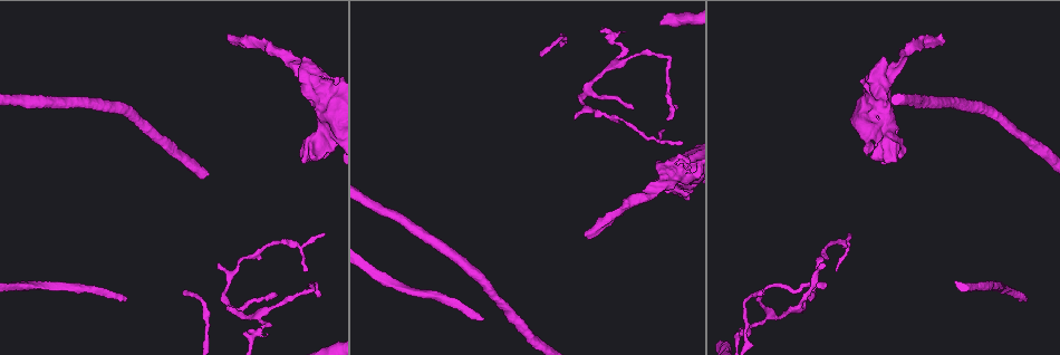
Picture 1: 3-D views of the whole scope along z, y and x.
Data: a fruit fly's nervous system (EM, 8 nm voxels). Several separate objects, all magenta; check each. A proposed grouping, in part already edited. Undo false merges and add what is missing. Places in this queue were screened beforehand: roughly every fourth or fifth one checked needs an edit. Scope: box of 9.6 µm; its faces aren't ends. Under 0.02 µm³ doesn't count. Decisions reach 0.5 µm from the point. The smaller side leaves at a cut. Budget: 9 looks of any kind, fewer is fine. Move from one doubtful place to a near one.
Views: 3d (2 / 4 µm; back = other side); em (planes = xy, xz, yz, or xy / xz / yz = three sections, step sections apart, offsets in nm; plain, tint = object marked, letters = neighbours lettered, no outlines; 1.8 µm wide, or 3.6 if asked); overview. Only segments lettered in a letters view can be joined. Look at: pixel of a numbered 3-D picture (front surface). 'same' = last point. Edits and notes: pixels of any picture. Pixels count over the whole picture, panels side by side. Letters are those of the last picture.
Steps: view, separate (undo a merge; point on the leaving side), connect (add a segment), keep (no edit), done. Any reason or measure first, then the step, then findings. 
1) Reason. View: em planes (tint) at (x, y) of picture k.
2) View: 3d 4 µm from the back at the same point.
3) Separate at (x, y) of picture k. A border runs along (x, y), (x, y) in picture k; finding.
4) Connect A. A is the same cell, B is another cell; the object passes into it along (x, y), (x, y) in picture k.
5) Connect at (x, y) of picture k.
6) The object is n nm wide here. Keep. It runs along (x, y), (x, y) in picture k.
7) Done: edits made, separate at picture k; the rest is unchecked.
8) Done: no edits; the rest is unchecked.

An open end. View: 3d 2 µm at (873, 157) of picture 1.

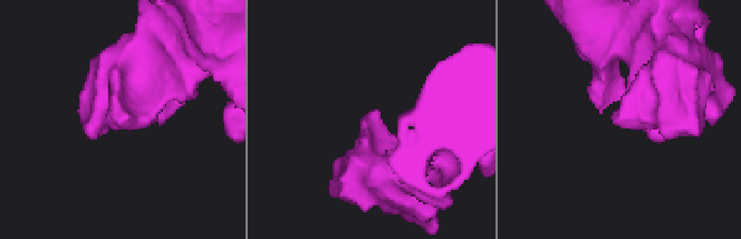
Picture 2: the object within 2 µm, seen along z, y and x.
Need the tissue. View: em xz step 16 (tint) at (117, 119) of picture 2.

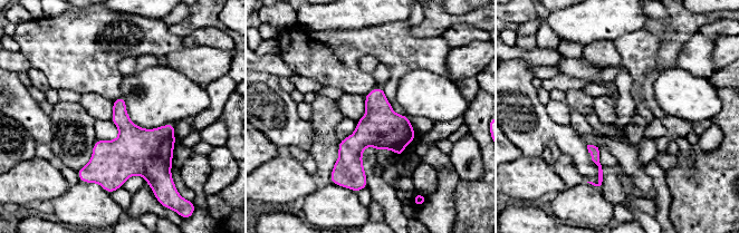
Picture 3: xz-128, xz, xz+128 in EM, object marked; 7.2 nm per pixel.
View: em planes (letters) at the same point.

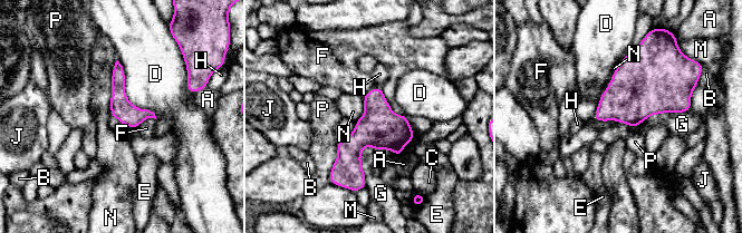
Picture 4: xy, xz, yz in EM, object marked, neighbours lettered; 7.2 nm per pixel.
The object is 160 nm wide here. Keep. A, B, C, D, E, F, G, H, J, M, N and P are other cells; a border runs along (117, 60), (112, 73), (109, 115) in picture 4; no lettered segment goes on from it.

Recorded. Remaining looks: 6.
Long arm stops here. View: em planes (letters) at (125, 298) of picture 1.

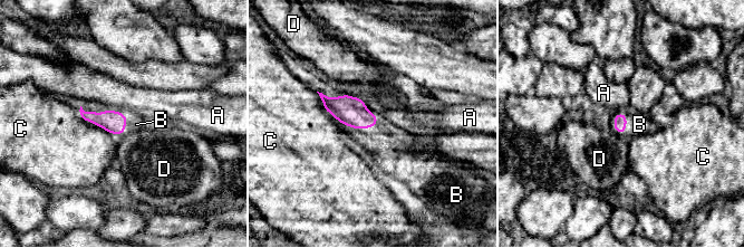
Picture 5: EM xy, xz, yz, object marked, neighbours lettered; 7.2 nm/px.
The longest contact is with C, 340 nm. Connect B. B is the same cell, A, C and D are other cells; it goes on there.

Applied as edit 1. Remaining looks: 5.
See it whole again. View: overview.

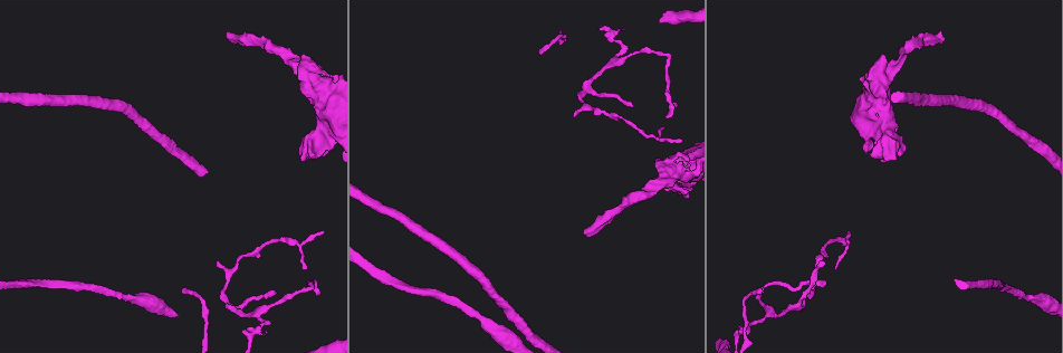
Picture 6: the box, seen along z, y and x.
Abrupt turn. View: em xy step 16 (letters) at (669, 176) of picture 6.

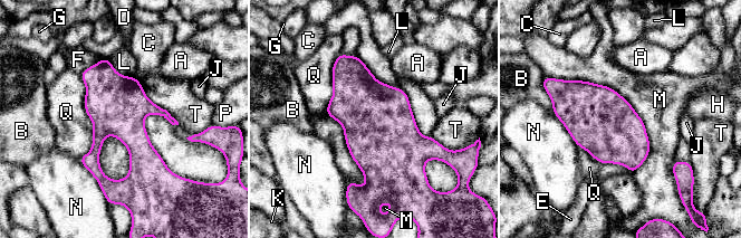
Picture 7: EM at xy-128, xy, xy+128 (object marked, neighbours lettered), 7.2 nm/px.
Keep. A, B, C, D, E, F, G, H, J, K, L, M, N, P, Q and T are other cells; a border runs along (560, 78), (633, 173) in picture 7; one neuron here.

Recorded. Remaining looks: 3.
An open end. View: 3d 2 µm at (583, 232) of picture 6.

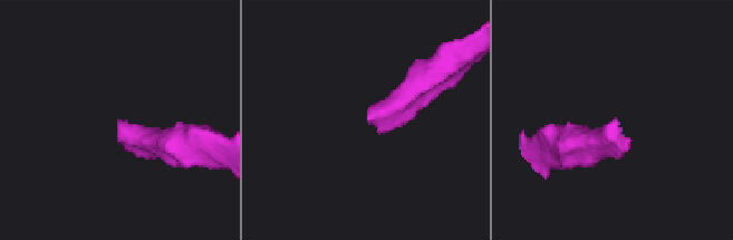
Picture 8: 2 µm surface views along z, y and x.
View: em planes (letters) at (117, 121) of picture 8.

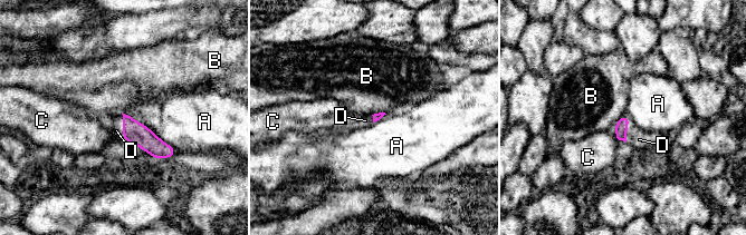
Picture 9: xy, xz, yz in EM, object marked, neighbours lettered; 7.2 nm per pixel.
Connect D. D is the same cell, A, B and C are other cells; the object passes into it along (134, 131), (123, 127), (116, 130) in picture 9; the neuron continues.

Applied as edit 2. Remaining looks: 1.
Done: edits made, connect at picture 5, connect at picture 9; the rest is unchecked.

